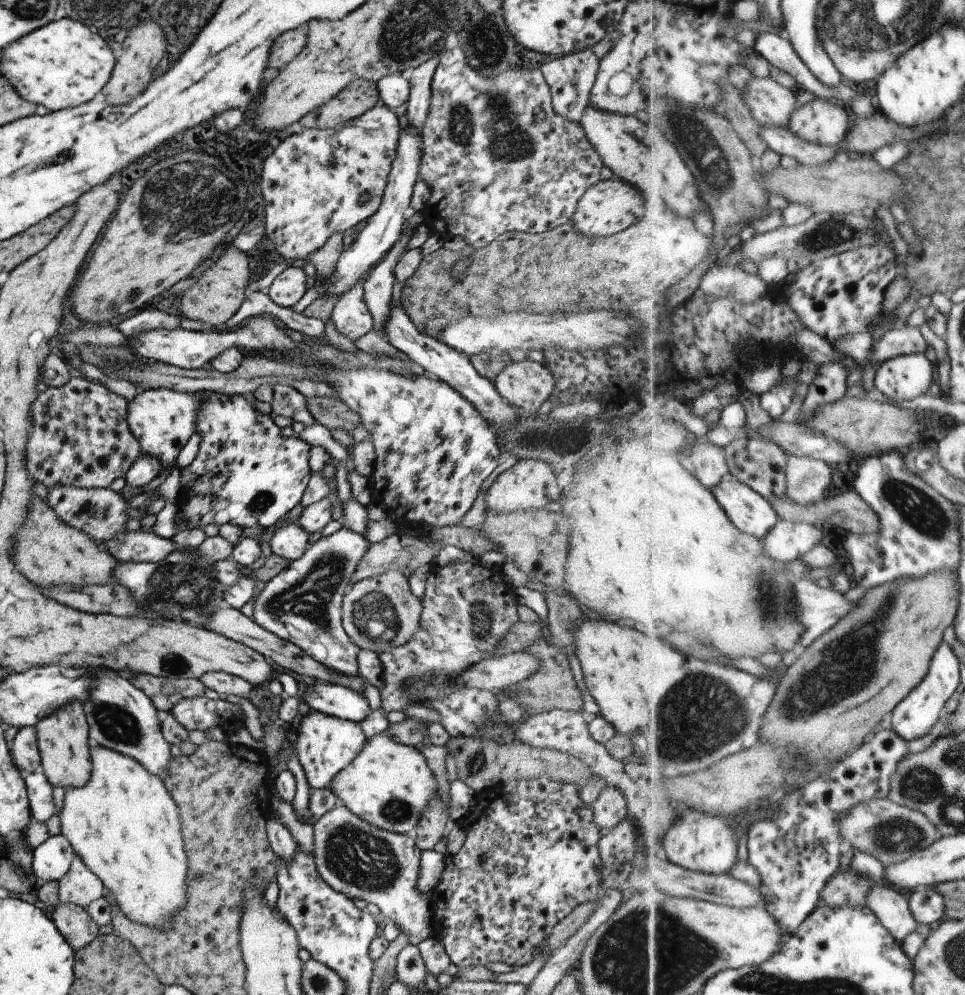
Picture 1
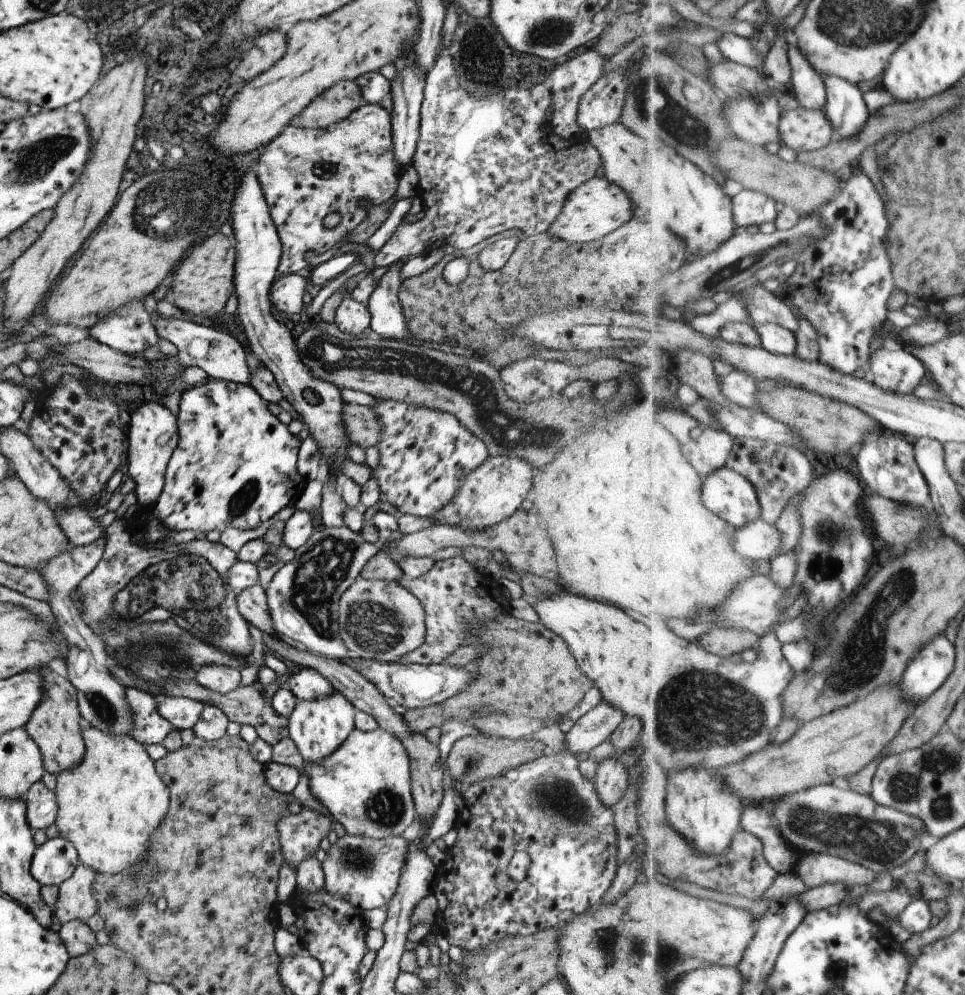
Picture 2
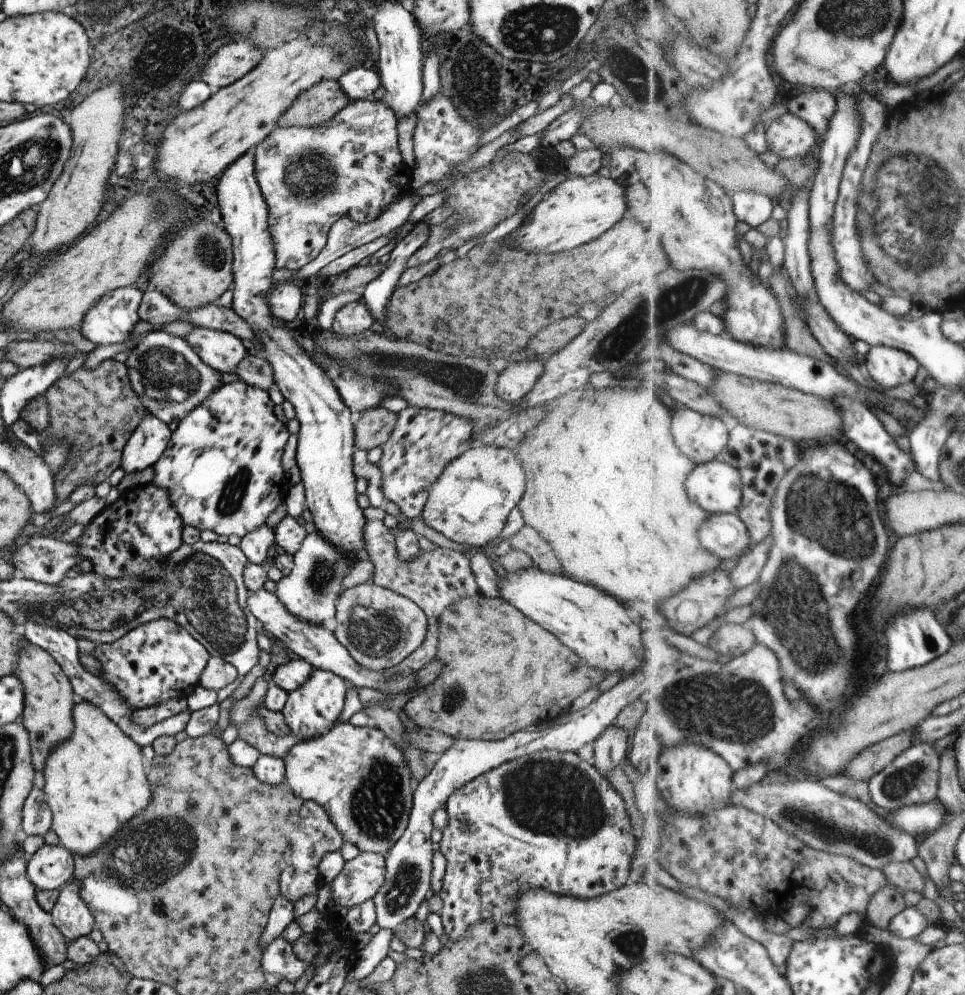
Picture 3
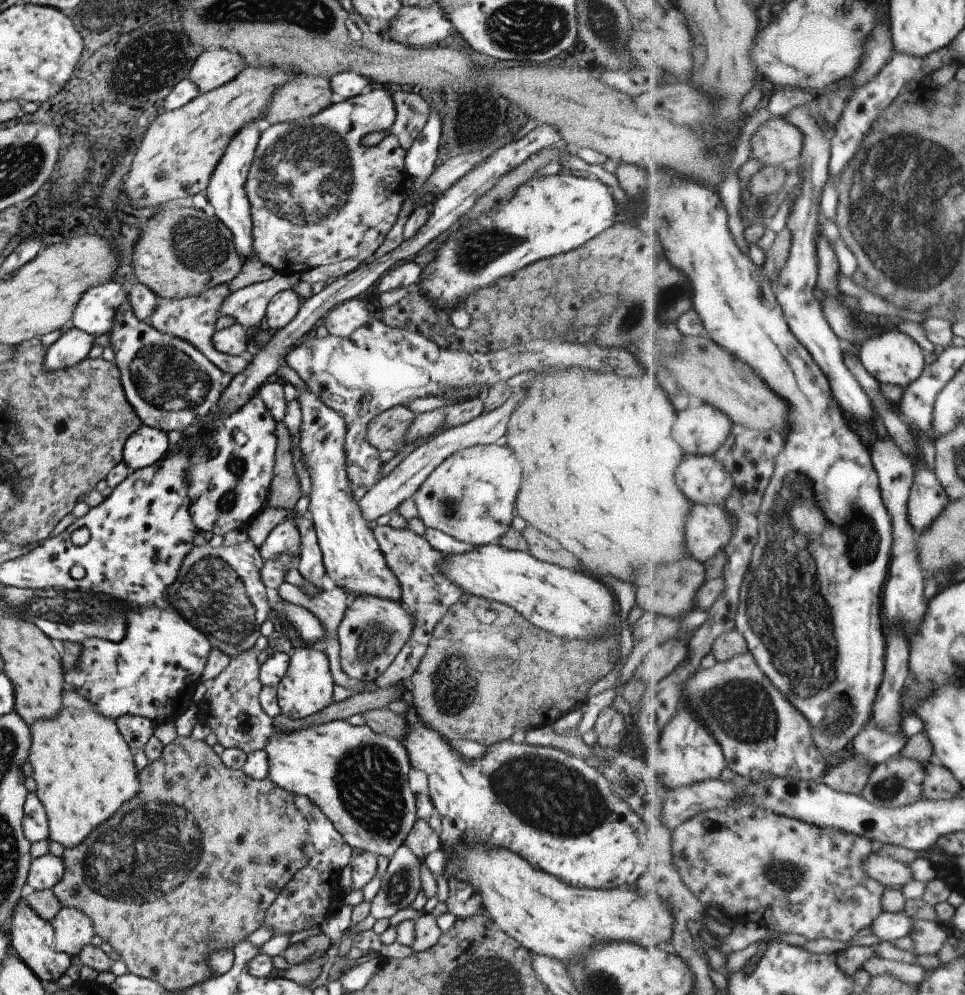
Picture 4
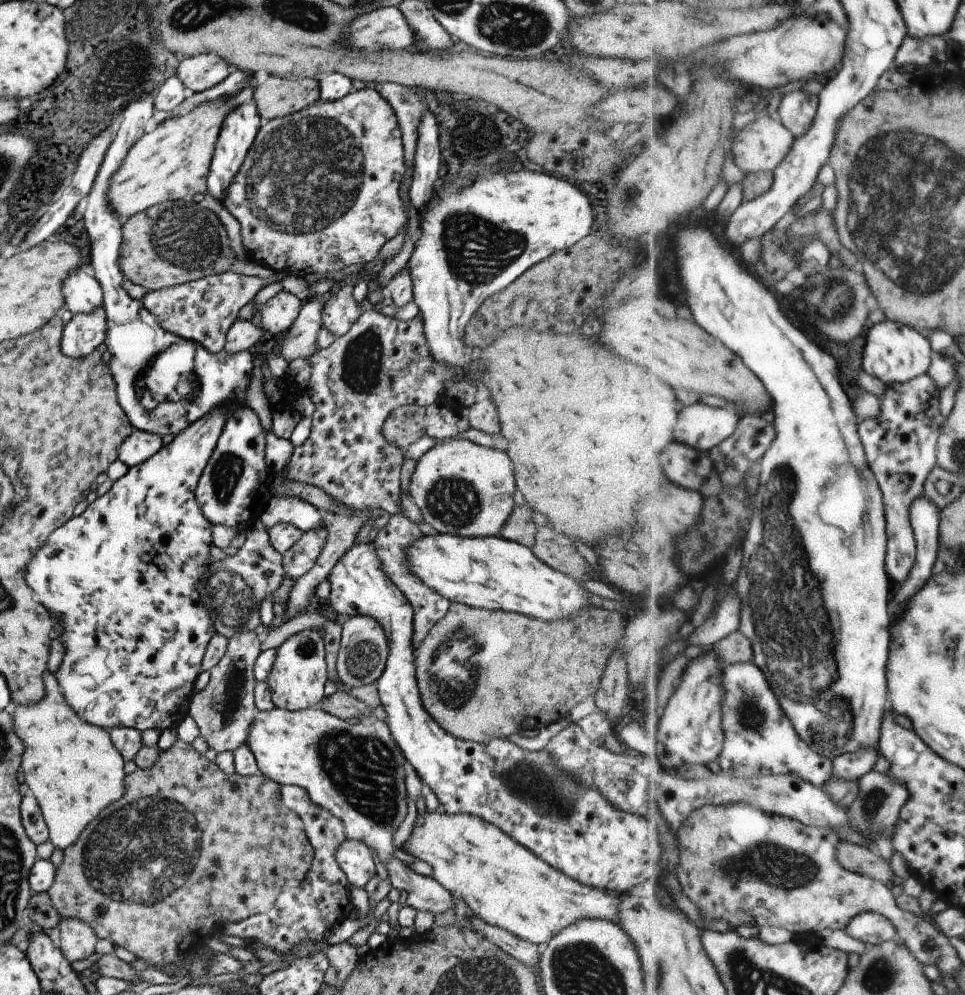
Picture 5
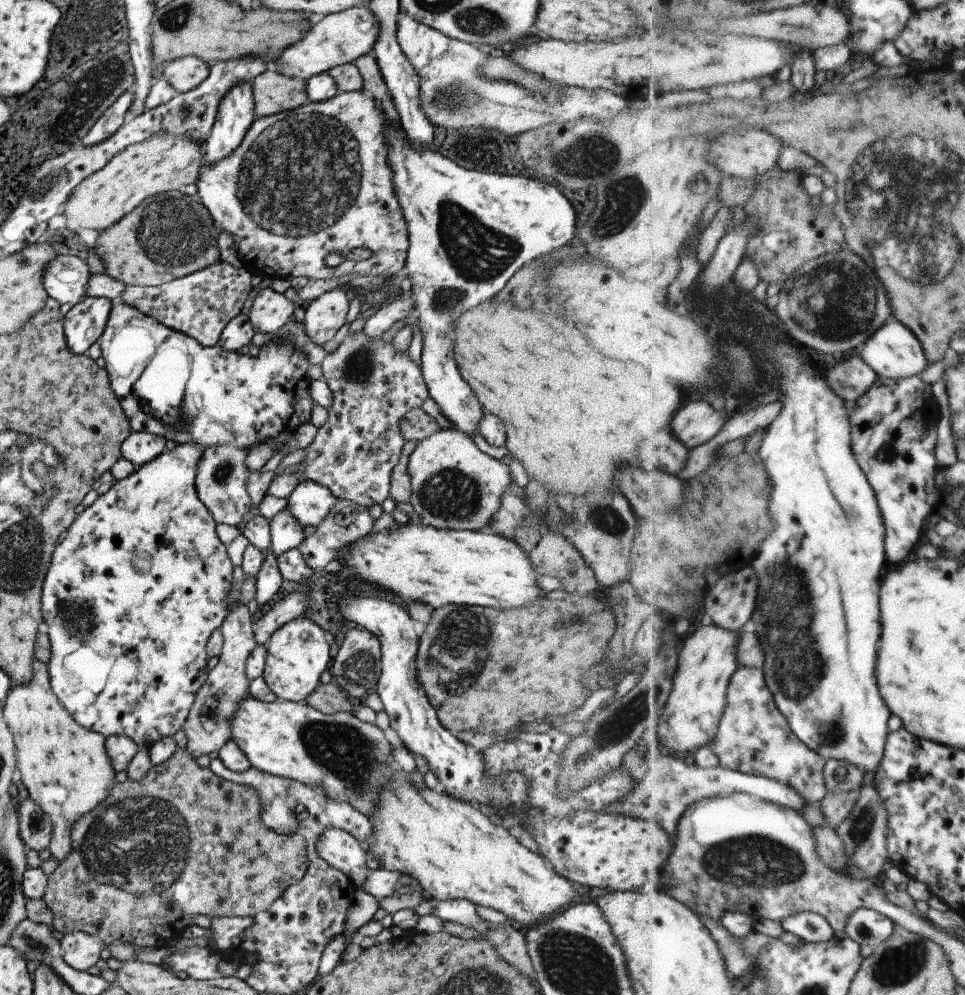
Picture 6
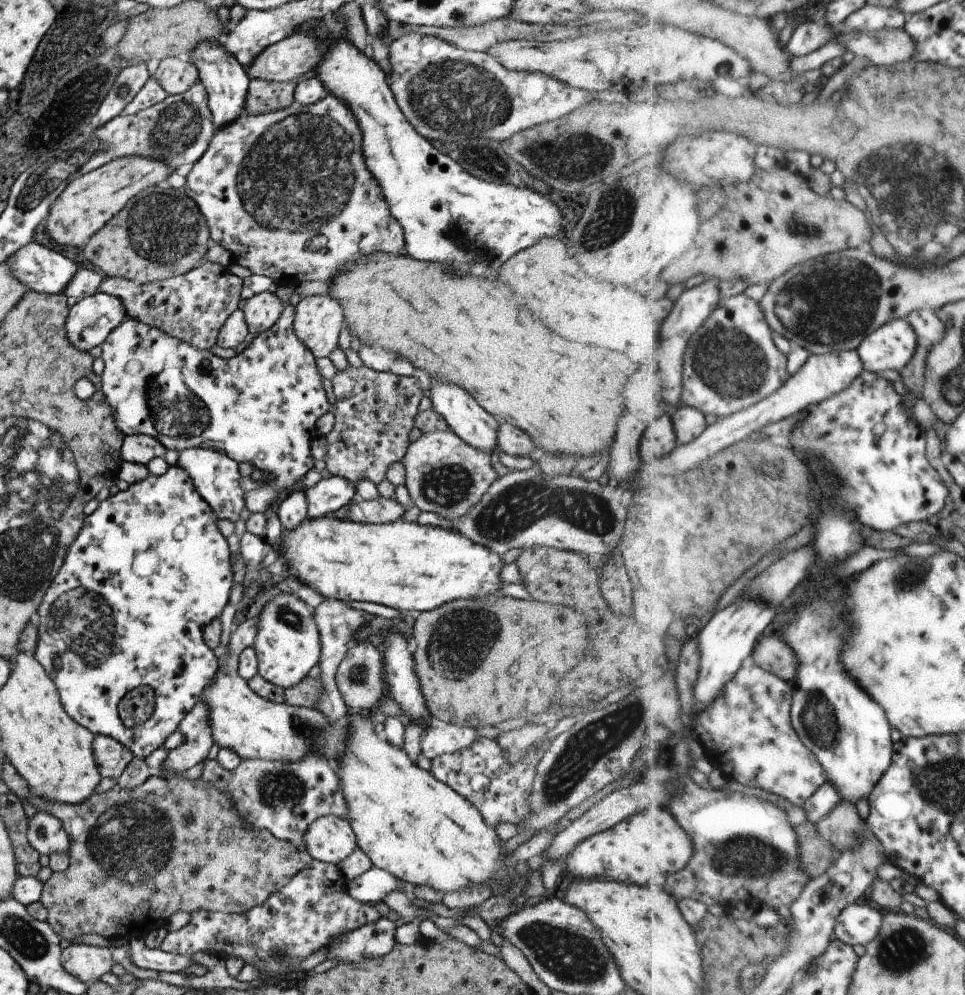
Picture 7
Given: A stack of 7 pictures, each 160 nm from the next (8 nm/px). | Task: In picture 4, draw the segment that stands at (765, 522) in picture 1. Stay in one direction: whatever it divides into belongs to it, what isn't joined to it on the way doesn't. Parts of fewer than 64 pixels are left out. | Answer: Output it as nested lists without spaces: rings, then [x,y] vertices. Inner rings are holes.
[[[686,454],[675,473],[678,485],[693,503],[724,506],[734,478],[715,455]]]

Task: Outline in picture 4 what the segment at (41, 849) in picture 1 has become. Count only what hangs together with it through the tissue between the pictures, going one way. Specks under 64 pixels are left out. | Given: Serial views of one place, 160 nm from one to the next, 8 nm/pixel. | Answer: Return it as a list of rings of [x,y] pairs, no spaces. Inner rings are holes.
[[[47,852],[43,856],[31,859],[26,874],[26,883],[34,891],[51,889],[56,882],[59,882],[63,871],[61,859]]]

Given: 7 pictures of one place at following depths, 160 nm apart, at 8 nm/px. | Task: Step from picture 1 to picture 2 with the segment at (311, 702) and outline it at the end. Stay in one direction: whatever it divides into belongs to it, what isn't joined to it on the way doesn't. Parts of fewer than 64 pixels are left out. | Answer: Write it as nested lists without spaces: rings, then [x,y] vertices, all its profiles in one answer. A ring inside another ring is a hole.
[[[307,667],[289,674],[284,686],[293,693],[298,701],[321,698],[335,691],[321,673]]]

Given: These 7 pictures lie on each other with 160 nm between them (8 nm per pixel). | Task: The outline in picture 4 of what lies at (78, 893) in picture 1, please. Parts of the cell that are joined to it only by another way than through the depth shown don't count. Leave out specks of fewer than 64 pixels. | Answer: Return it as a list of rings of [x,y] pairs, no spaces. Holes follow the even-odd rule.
[[[60,907],[49,924],[52,926],[54,951],[70,957],[78,955],[95,935],[87,915],[74,908]]]

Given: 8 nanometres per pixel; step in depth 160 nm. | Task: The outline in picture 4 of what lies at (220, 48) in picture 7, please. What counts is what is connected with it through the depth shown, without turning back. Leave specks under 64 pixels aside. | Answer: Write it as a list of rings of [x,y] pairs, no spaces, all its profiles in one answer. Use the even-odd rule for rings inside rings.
[[[255,121],[246,122],[246,125],[239,128],[238,132],[231,137],[227,146],[223,149],[223,154],[211,171],[206,186],[206,199],[213,208],[212,212],[231,232],[234,249],[243,259],[246,259],[249,255],[254,255],[250,235],[252,227],[251,213],[243,183],[245,182],[259,135]]]

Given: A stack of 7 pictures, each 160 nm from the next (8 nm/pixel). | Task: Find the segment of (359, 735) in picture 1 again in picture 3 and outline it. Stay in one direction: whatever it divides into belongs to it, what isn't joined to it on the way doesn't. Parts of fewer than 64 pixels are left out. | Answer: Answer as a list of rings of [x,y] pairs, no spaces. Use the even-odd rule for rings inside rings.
[[[313,667],[311,674],[301,686],[287,693],[284,705],[280,710],[284,721],[293,735],[299,735],[300,740],[318,737],[326,733],[335,723],[344,705],[346,682],[331,671]]]

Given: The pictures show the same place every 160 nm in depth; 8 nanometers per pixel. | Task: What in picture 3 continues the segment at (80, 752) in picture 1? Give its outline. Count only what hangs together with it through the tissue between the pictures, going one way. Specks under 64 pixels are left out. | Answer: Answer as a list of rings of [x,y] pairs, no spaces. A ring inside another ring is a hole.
[[[32,642],[25,643],[21,647],[11,676],[18,678],[22,684],[24,699],[19,719],[28,732],[31,766],[34,772],[41,771],[48,752],[71,734],[72,706],[76,697],[61,667],[51,658],[50,654],[47,654],[46,650]]]

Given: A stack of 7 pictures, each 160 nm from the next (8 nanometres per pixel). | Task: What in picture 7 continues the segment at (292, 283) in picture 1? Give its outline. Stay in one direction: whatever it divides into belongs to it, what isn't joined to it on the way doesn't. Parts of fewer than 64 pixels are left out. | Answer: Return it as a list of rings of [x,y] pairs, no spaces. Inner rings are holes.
[[[267,291],[255,294],[240,303],[249,334],[259,334],[270,328],[279,318],[284,304],[275,293]]]

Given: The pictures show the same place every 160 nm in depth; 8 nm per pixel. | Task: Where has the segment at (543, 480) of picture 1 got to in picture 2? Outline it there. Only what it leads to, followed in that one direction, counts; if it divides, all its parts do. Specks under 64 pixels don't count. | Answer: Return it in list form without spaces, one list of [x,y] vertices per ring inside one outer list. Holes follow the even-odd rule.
[[[487,456],[486,461],[470,470],[458,482],[456,493],[430,517],[435,525],[460,527],[468,531],[482,531],[497,526],[502,520],[519,509],[532,487],[533,468],[519,457]]]

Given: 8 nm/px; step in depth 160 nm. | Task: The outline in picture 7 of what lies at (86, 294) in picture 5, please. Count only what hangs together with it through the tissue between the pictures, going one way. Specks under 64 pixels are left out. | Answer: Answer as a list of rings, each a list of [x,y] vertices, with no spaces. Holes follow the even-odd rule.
[[[35,241],[18,248],[3,262],[27,291],[52,295],[62,293],[77,270],[73,261]]]

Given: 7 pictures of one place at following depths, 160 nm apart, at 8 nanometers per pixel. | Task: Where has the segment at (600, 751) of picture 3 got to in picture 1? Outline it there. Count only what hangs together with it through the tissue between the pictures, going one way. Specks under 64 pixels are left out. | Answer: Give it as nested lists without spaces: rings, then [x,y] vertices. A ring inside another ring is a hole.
[[[606,785],[590,804],[592,821],[600,828],[601,834],[607,832],[626,816],[626,802],[621,791],[614,786]]]

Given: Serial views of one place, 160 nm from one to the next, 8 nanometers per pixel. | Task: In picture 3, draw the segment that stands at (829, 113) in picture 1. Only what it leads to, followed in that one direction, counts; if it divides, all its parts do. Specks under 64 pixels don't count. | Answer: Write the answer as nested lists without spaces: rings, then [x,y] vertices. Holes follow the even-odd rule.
[[[791,112],[777,117],[765,132],[767,150],[781,159],[805,157],[818,144],[816,129]]]

